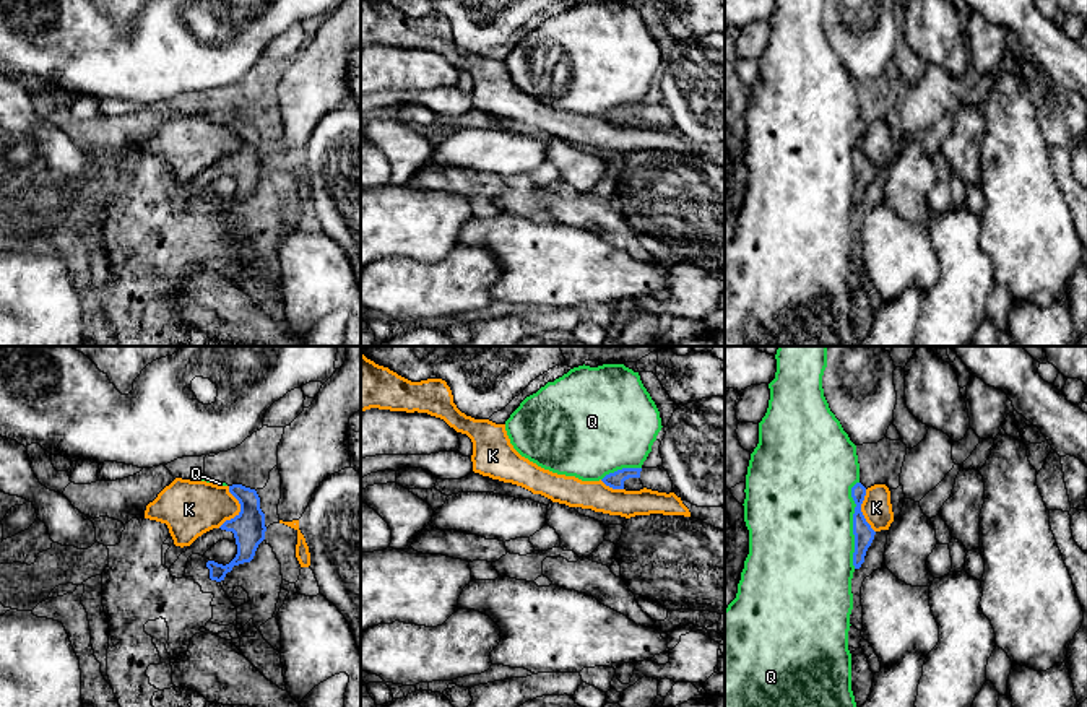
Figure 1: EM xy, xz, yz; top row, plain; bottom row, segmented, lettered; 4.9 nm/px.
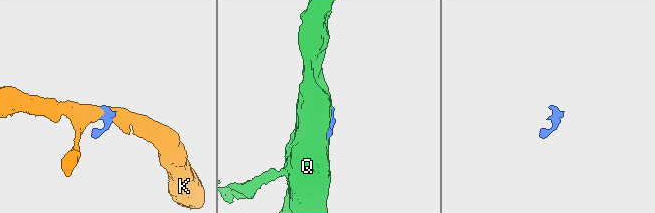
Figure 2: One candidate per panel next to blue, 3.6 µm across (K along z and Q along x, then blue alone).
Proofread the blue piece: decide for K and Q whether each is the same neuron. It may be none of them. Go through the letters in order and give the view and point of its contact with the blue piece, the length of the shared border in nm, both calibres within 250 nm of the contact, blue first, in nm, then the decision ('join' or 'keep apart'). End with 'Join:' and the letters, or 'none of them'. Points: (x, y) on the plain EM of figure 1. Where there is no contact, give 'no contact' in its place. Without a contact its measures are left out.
K: meets blue in xy at (241, 145); contact 220 nm long; 160 nm thick on the blue side, 280 nm on the other; keep apart
Q: meets blue in yz at (853, 161); contact 440 nm long; 100 nm thick on the blue side, 500 nm on the other; keep apart
Join: none of them

